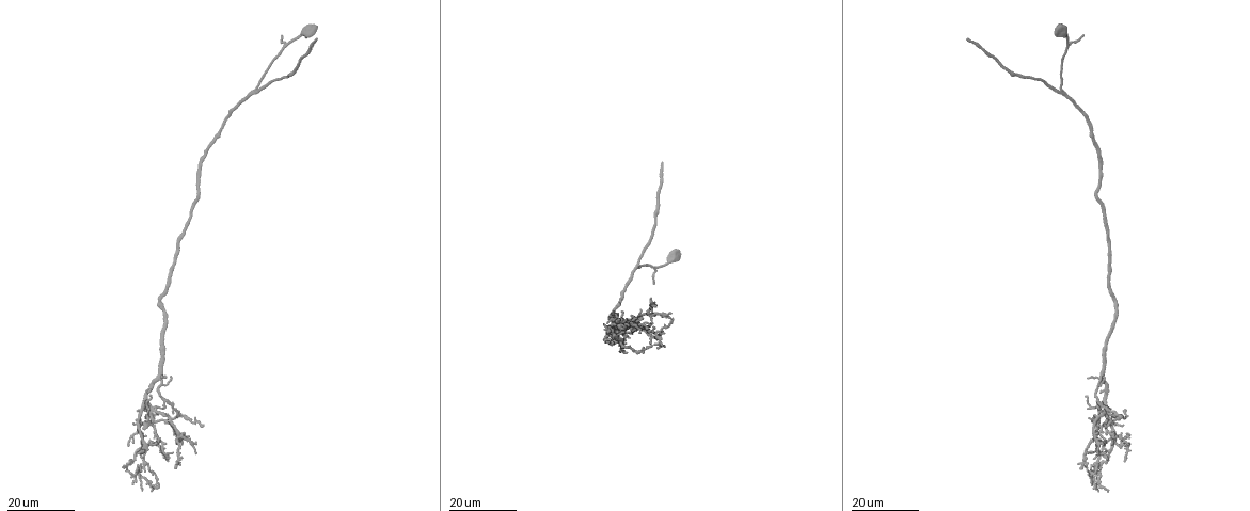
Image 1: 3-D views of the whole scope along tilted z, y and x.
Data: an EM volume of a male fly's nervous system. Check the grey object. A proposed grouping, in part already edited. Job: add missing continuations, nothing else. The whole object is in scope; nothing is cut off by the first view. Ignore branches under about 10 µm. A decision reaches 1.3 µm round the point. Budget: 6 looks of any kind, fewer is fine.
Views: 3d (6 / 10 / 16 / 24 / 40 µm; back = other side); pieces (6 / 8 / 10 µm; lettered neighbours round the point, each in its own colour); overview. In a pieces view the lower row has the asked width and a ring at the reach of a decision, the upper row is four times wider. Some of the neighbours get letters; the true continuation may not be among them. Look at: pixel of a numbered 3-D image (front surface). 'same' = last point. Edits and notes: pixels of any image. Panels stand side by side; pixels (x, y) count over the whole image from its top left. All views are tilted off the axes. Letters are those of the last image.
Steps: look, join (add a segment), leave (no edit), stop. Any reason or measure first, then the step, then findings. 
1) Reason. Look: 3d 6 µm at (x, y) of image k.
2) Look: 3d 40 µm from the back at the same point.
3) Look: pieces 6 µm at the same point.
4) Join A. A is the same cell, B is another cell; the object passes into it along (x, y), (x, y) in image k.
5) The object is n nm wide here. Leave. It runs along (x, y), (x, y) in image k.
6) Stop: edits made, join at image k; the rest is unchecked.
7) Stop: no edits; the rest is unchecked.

Thin end. Look: 3d 24 µm at (603, 324) of image 1.

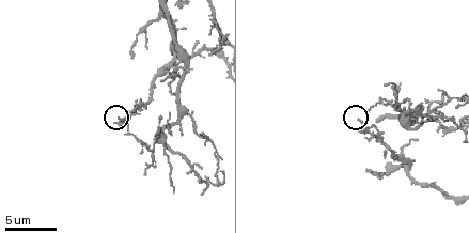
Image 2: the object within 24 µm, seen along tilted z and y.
Look: pieces 8 µm at (361, 120) of image 2.

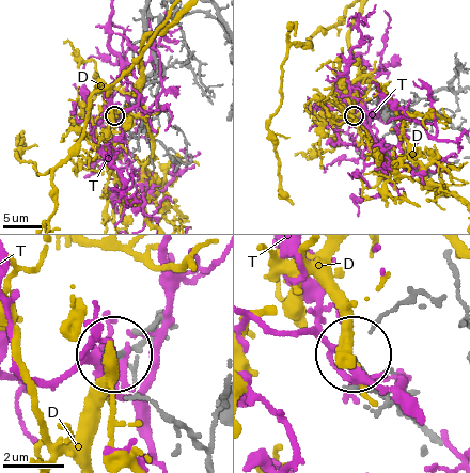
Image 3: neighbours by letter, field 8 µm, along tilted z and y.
Leave. D and T are other cells; none of them fits.

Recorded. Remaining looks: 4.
Branch stops here. Look: 3d 24 µm at (176, 468) of image 1.

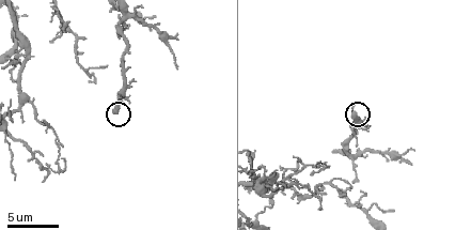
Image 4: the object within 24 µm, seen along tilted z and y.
Look: pieces 8 µm at (353, 114) of image 4.

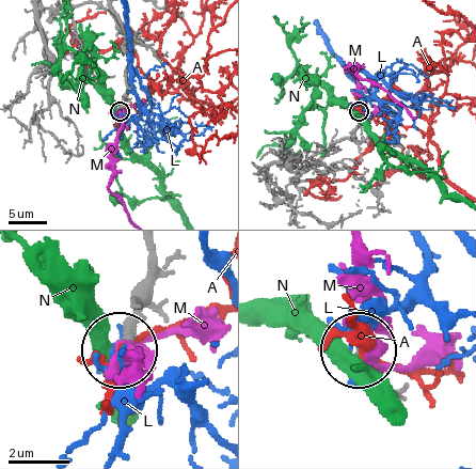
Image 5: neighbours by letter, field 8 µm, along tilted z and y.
Leave. A, L, M and N are other cells; no lettered segment goes on from it.

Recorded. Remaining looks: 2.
An open end. Look: pieces 8 µm at (319, 209) of image 4.

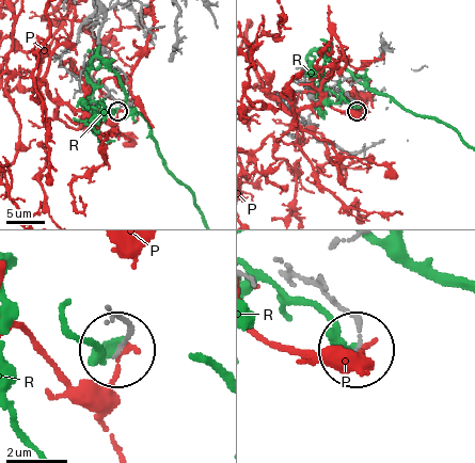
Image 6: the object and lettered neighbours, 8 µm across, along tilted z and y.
Leave. P and R are other cells; it runs along (293, 272), (346, 310), (360, 346) in image 6; none of them fits.

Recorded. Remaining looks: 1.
Stop: no edits; the rest is unchecked.

